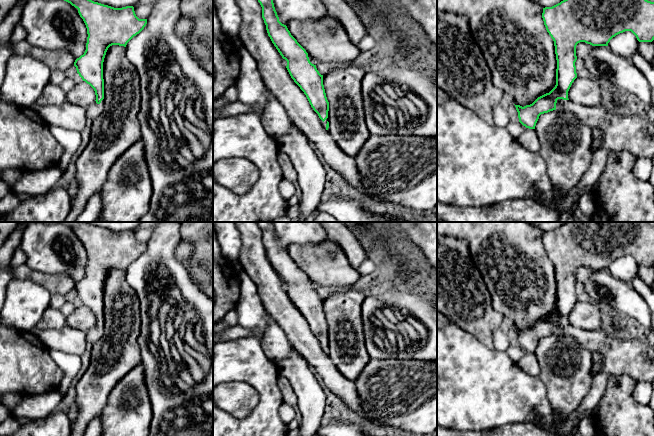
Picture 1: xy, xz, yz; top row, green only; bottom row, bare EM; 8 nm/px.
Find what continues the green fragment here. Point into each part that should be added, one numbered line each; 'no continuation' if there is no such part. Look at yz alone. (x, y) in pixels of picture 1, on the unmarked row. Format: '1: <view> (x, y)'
1: yz (633, 357)

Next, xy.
1: xy (94, 334)

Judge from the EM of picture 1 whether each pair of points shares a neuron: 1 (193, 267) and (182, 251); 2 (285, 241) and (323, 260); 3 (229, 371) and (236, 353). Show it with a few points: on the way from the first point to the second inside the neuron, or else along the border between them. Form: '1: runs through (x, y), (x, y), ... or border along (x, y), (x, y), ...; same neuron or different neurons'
1: runs through (190, 263), (184, 255); same neuron
2: border along (315, 243), (290, 244), (286, 249); different neurons
3: runs through (229, 367), (236, 357); same neuron

